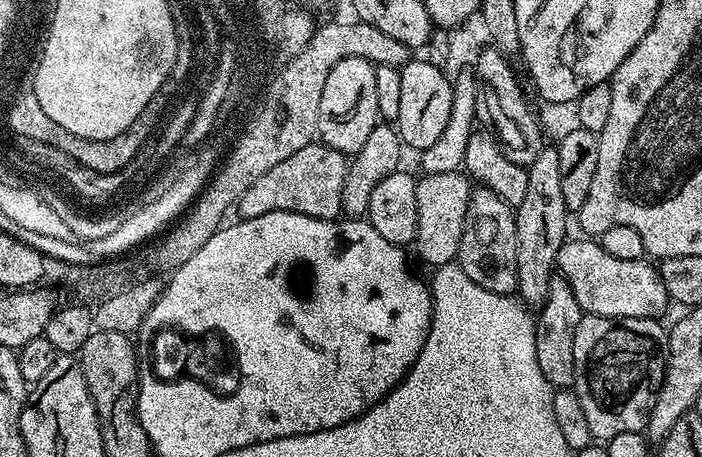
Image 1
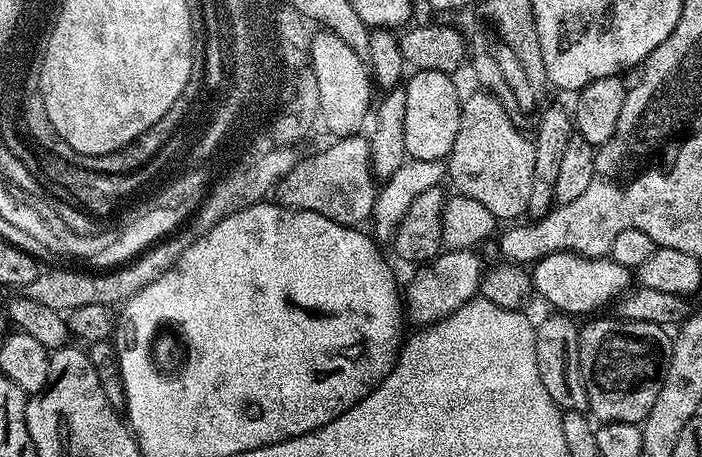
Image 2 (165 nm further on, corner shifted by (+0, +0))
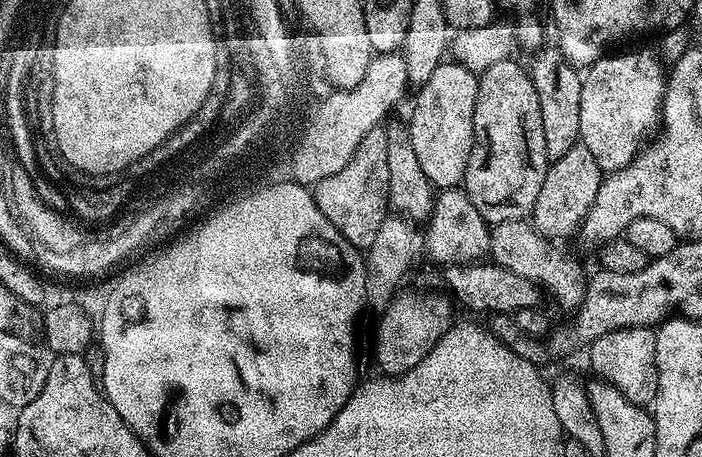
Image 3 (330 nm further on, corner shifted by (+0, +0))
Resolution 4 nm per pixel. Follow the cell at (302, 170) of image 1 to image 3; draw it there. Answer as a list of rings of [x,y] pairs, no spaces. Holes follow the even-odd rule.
[[[383,127],[370,130],[358,146],[354,158],[338,174],[322,178],[314,186],[316,205],[322,214],[350,242],[361,250],[367,250],[378,238],[382,222],[390,215],[388,202],[388,171],[386,170],[386,146],[388,133]]]

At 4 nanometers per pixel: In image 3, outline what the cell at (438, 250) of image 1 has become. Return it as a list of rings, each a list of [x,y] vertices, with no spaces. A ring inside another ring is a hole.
[[[515,220],[491,225],[492,247],[490,256],[495,263],[510,270],[514,275],[534,282],[545,293],[548,292],[556,299],[560,308],[575,310],[584,301],[586,275],[580,269],[580,264],[572,256],[559,252],[557,245],[551,240],[544,239],[536,233],[536,228],[528,220]]]

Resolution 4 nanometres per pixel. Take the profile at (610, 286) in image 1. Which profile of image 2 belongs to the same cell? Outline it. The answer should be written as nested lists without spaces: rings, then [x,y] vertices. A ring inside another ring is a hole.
[[[555,252],[536,261],[531,269],[532,286],[537,297],[553,304],[560,314],[574,312],[592,312],[602,304],[608,304],[612,298],[620,298],[629,291],[629,269],[618,266],[611,258],[593,258],[577,256],[575,252]]]

